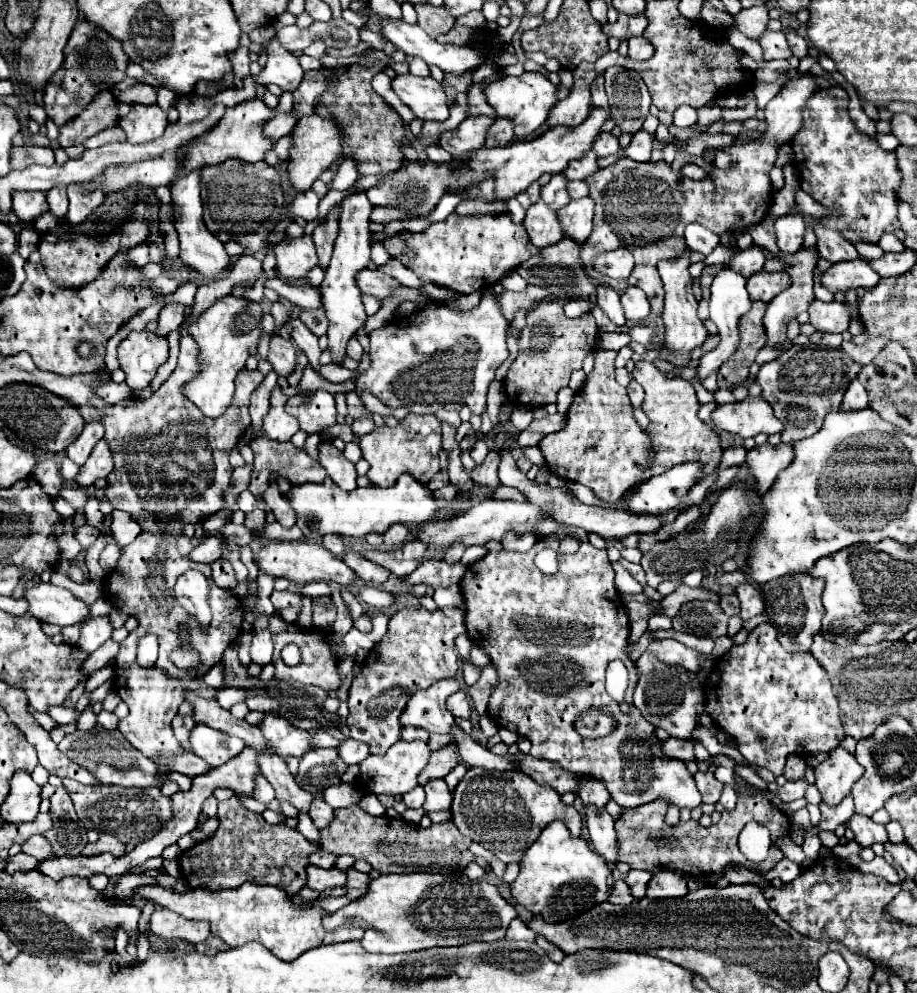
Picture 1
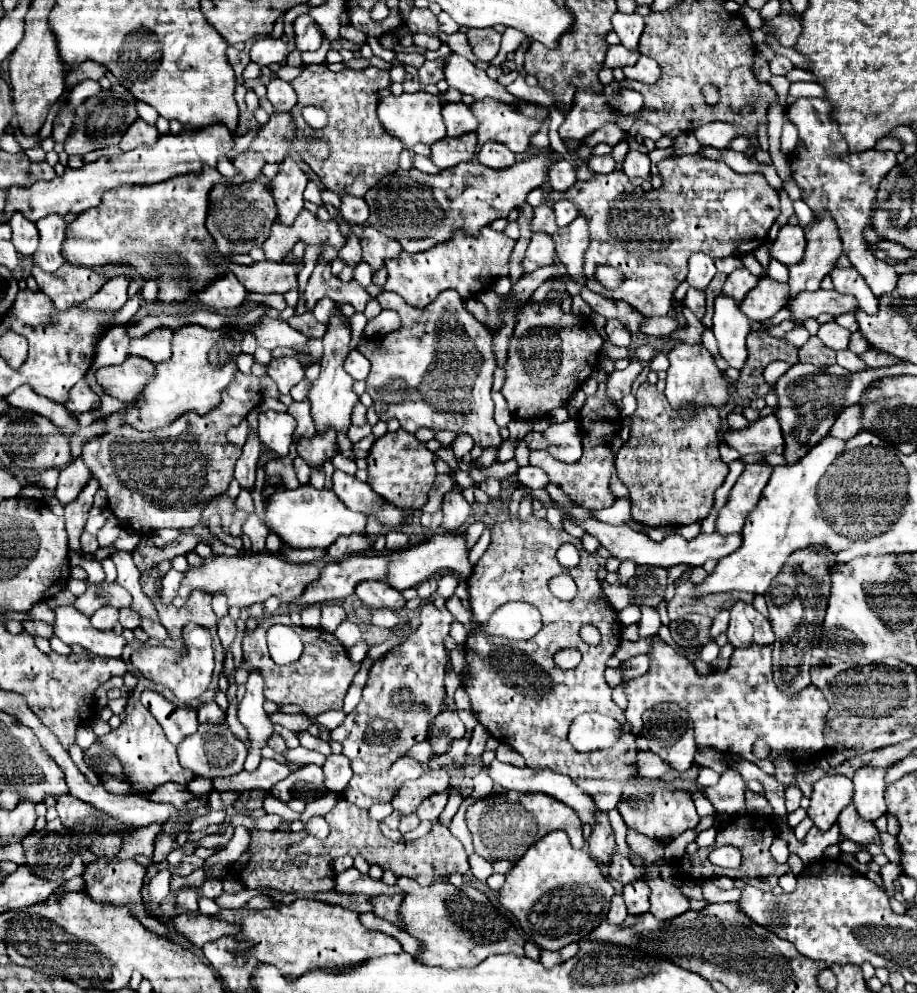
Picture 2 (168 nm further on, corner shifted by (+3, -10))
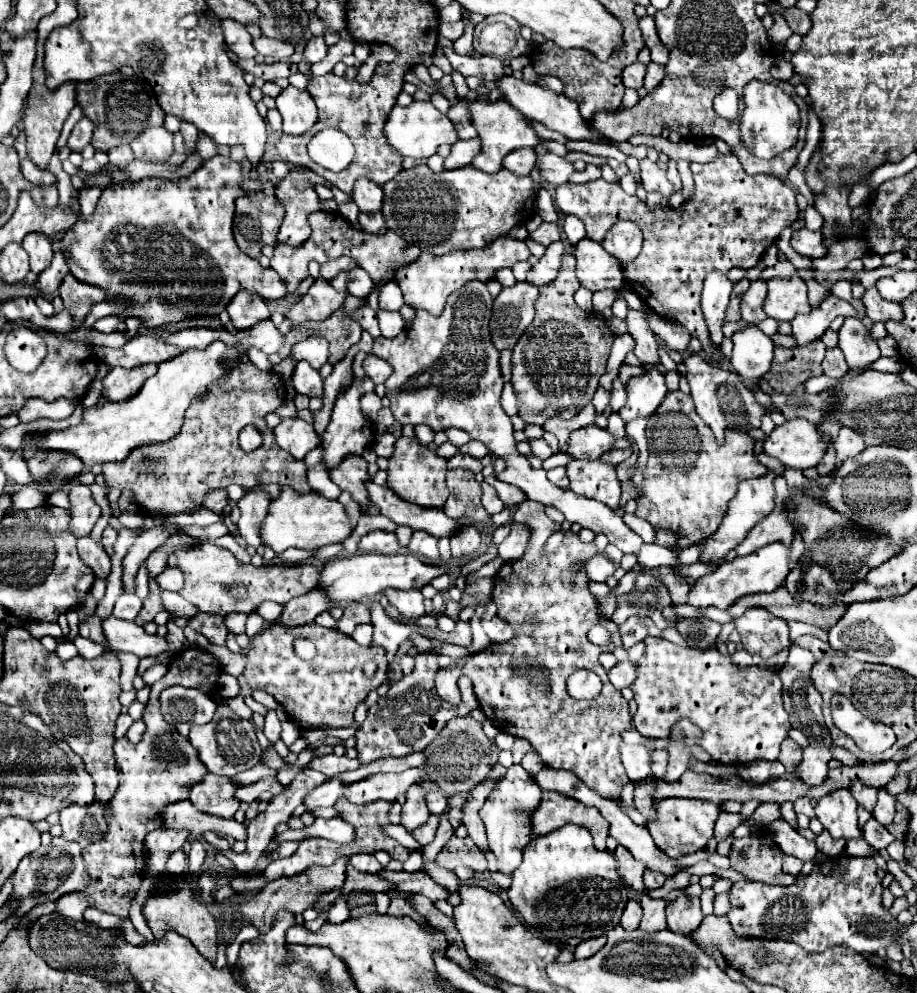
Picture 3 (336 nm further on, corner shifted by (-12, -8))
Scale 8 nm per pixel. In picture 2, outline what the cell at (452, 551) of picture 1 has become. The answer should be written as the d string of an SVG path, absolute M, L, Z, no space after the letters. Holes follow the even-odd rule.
M431 577L421 583L417 588L418 596L421 599L428 600L430 595L437 589L438 579L438 577Z

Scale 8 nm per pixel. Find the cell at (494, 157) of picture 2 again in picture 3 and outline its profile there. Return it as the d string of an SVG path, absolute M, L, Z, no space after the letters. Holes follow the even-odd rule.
M516 149L504 159L504 167L514 173L514 175L530 175L536 163L536 153L534 149Z

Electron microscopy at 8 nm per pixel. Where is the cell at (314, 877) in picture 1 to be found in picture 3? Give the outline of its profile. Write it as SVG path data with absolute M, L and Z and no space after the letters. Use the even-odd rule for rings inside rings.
M384 871L380 873L384 879L392 881L396 885L398 891L404 893L420 893L426 895L430 901L438 901L438 899L446 899L450 895L450 891L444 885L438 885L436 881L432 881L432 877L424 871L416 871L416 873L392 873L392 871Z

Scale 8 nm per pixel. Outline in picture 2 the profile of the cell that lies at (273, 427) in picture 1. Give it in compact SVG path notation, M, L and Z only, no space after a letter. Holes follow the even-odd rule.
M269 409L259 415L261 443L281 457L289 453L289 447L293 443L293 431L295 431L295 421L287 413Z

